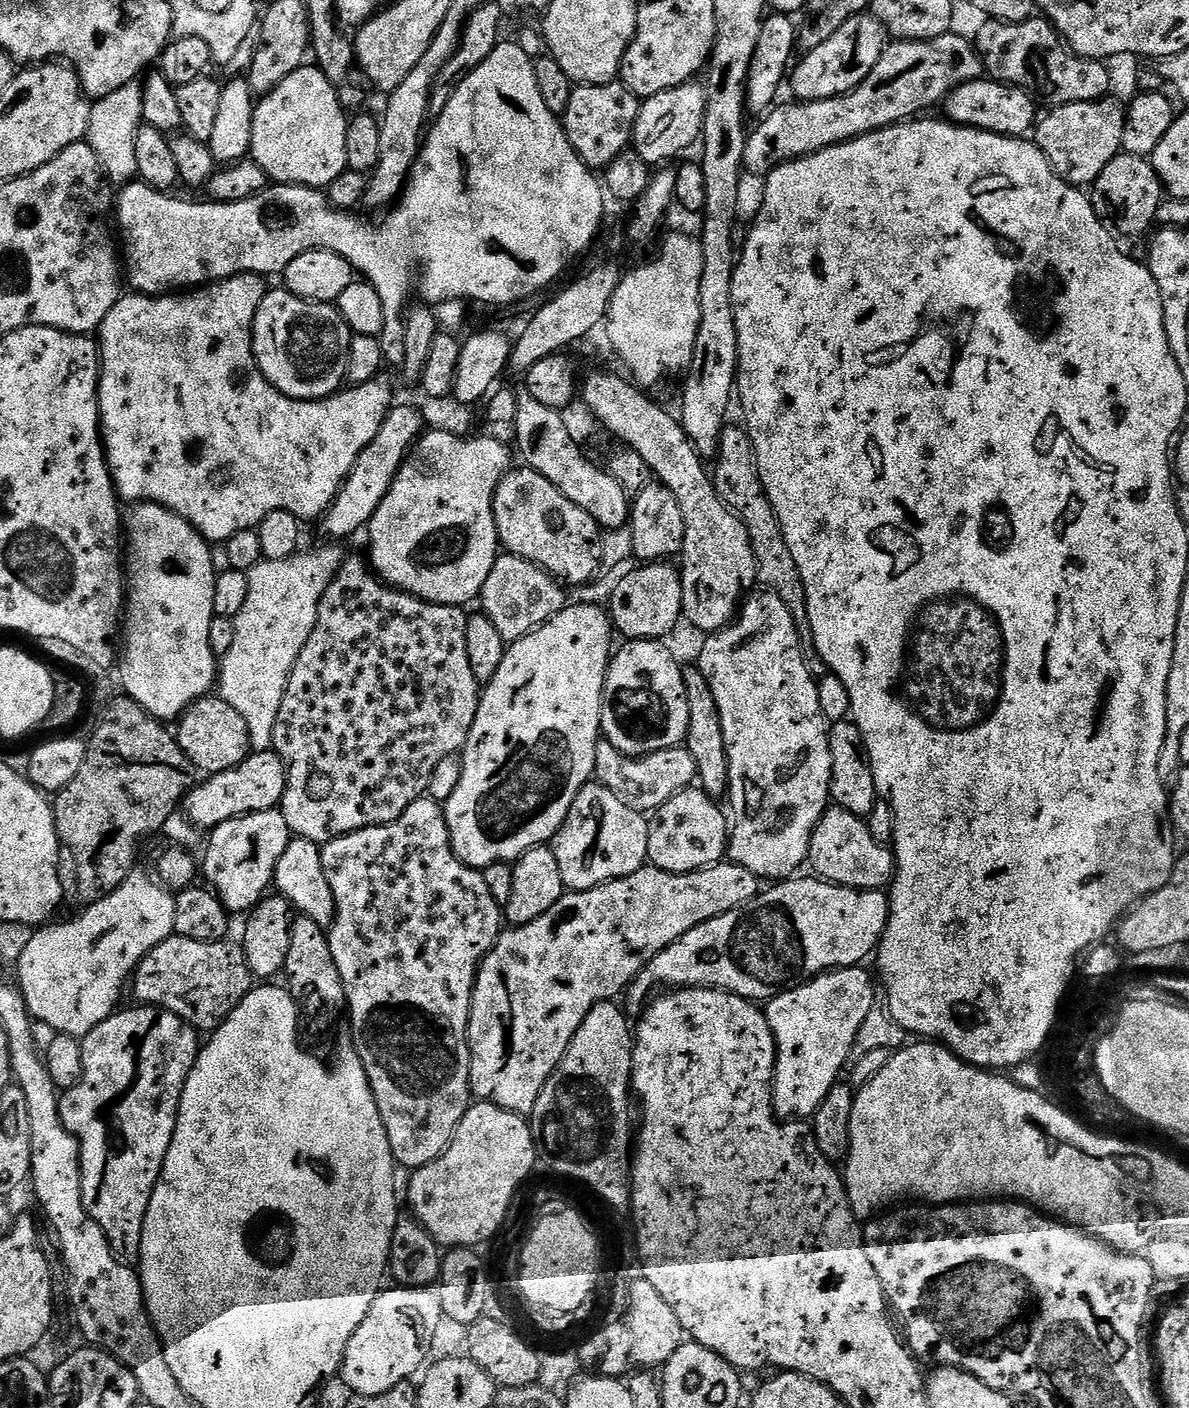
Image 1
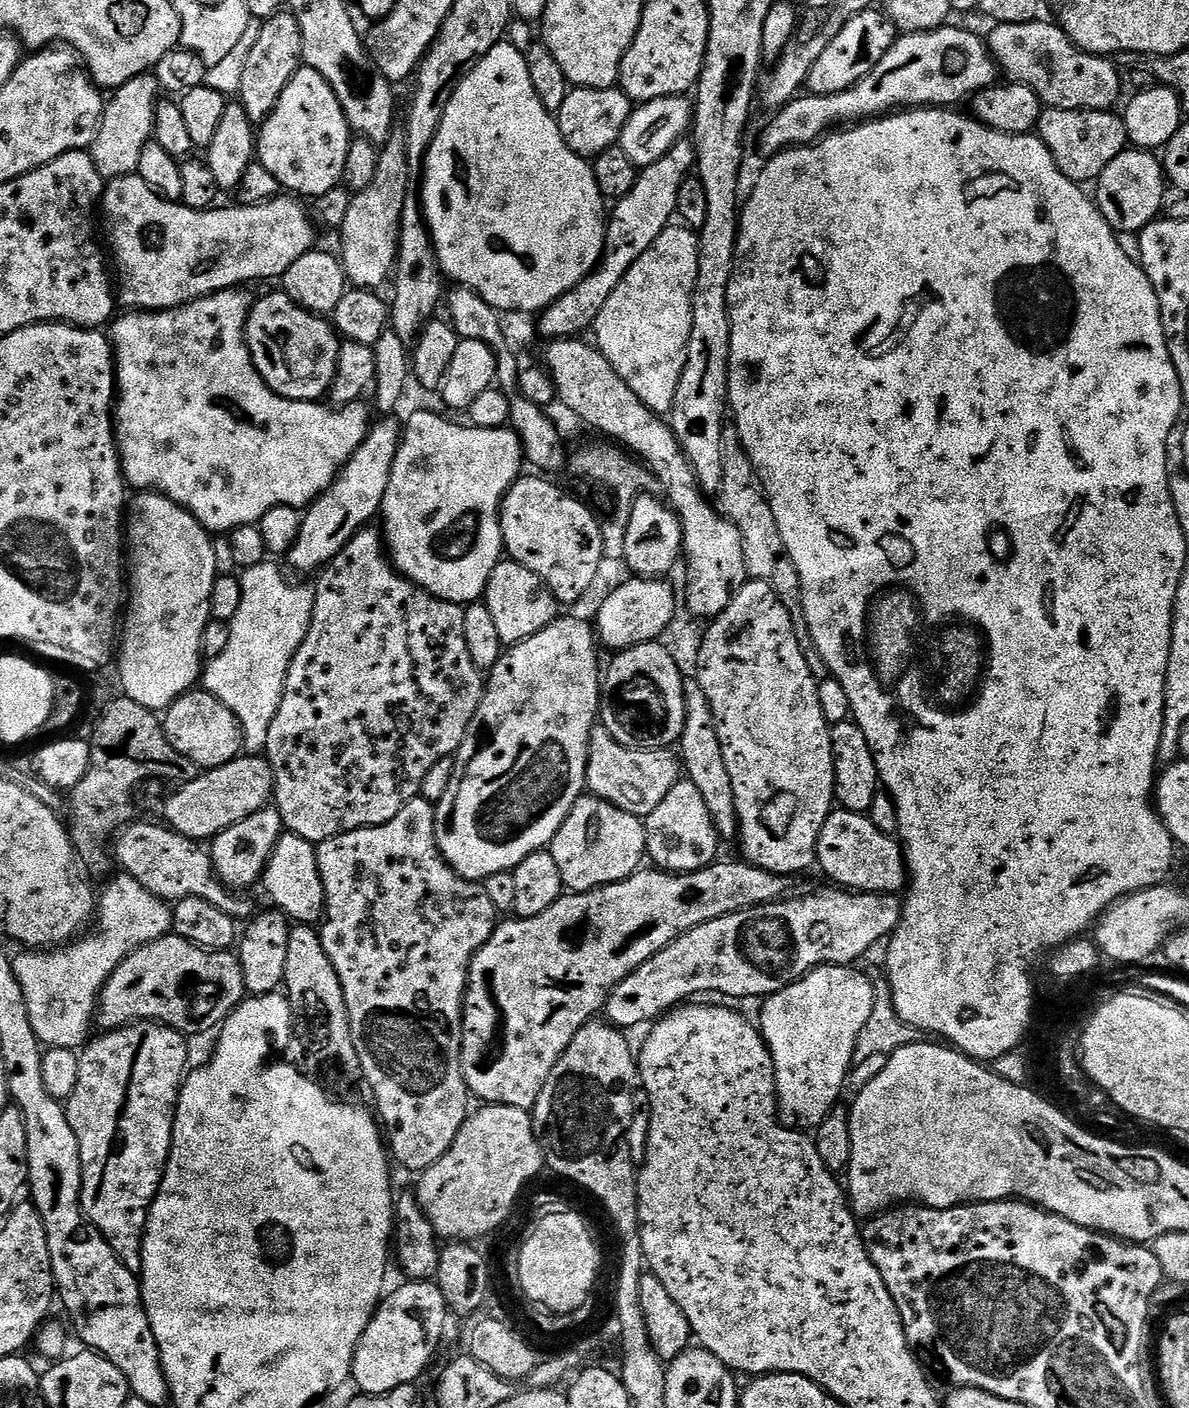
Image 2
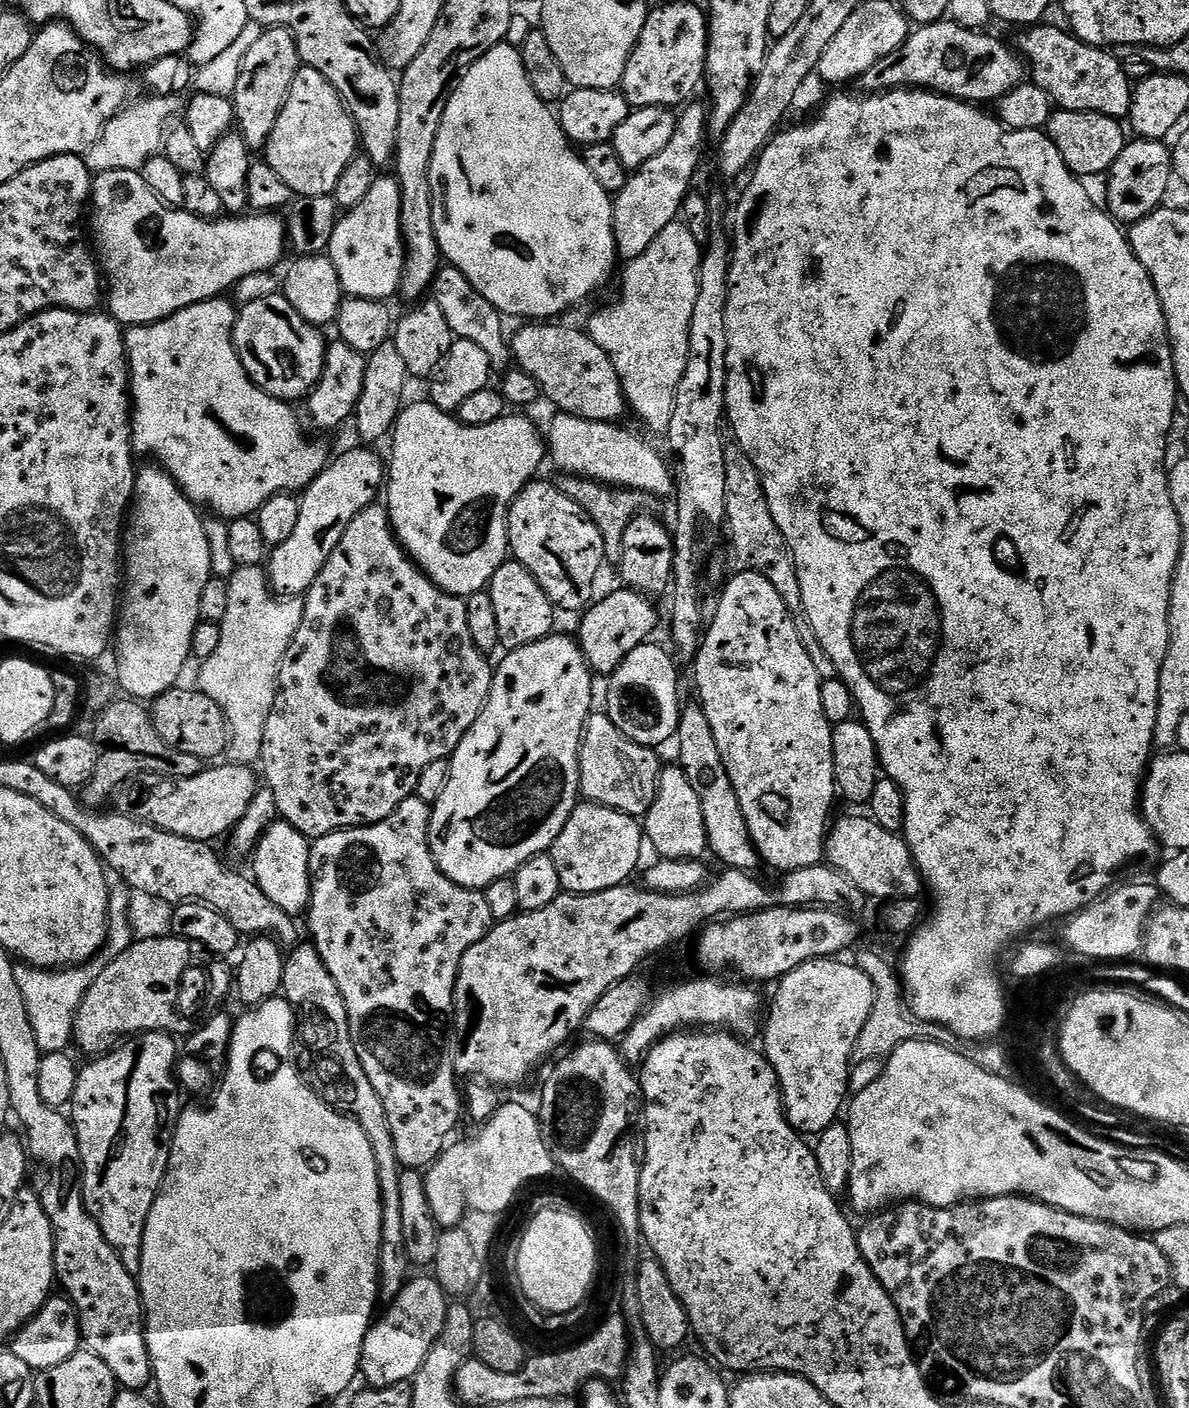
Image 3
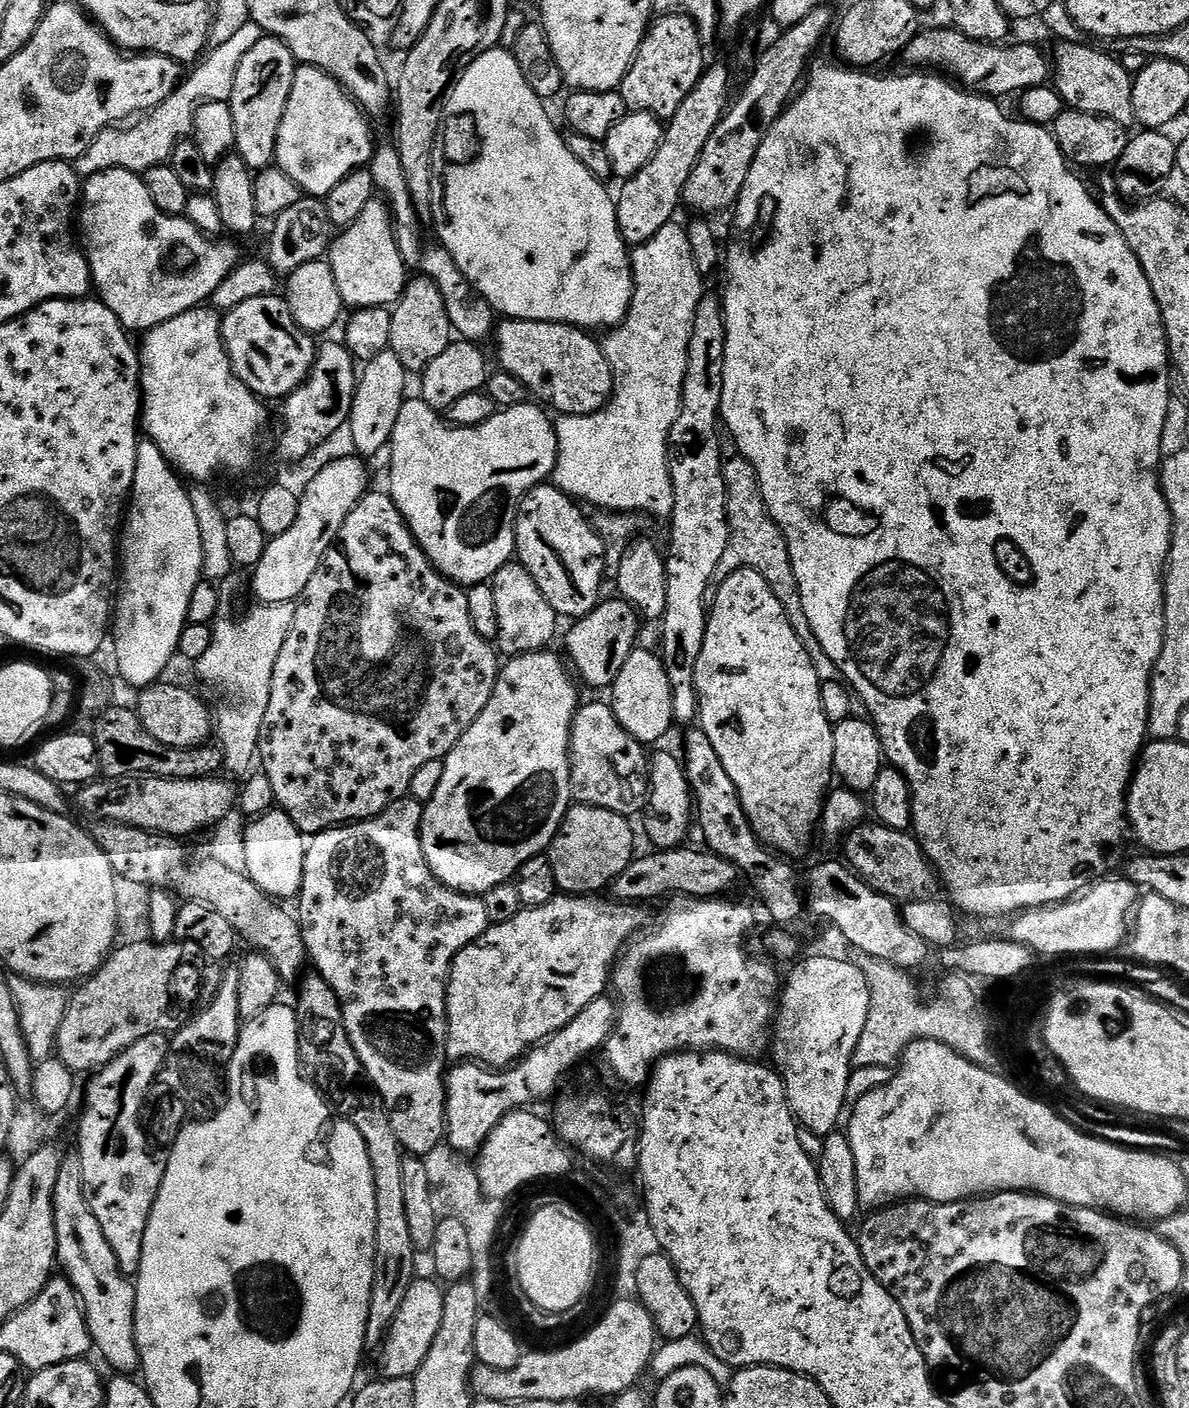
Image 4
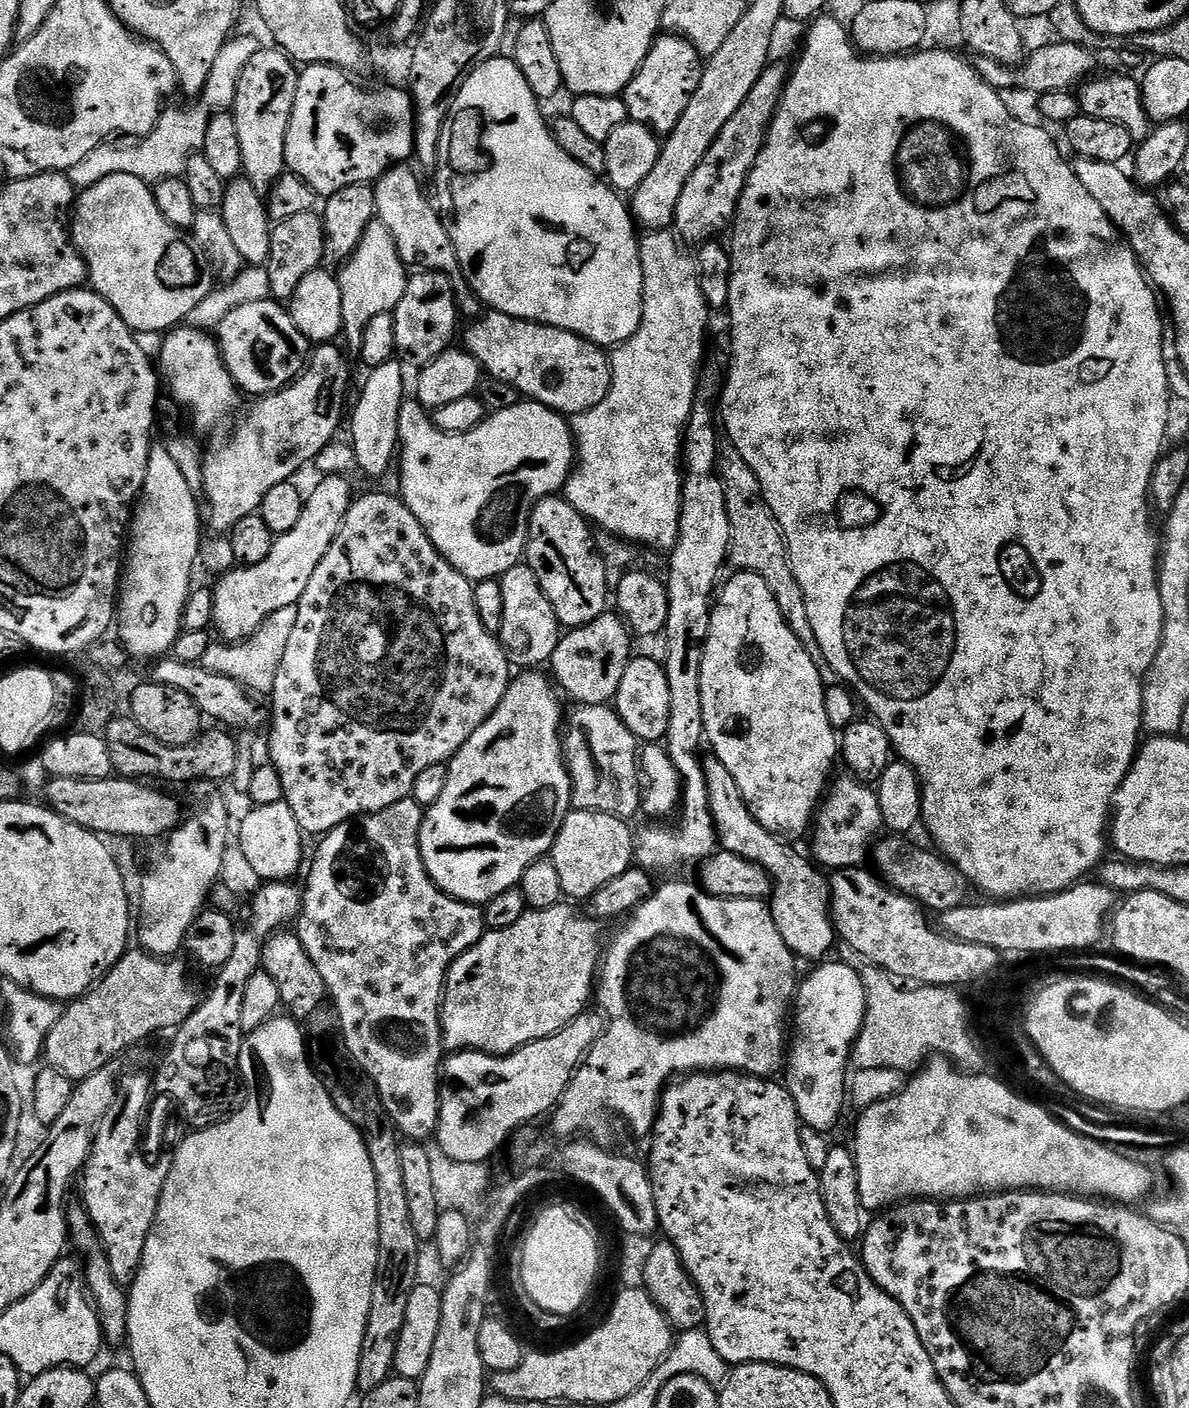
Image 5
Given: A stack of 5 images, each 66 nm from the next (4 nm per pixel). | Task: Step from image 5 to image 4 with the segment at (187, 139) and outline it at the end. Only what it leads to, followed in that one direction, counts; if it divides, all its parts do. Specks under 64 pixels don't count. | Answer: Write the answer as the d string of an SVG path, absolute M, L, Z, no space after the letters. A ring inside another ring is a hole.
M249 22L242 26L242 30L234 33L228 41L215 45L189 71L193 71L189 76L187 73L186 79L170 98L166 98L166 102L162 102L157 108L147 113L141 119L144 120L141 124L136 124L133 128L128 128L113 138L112 144L116 148L108 148L104 152L105 141L95 140L78 161L78 171L81 177L87 178L95 172L102 172L106 165L110 168L128 168L137 174L167 165L172 159L172 152L175 151L176 145L181 140L191 137L194 114L198 106L215 100L228 101L231 98L234 90L234 74L238 74L238 62L246 58L247 52L260 41L261 35L260 27Z

